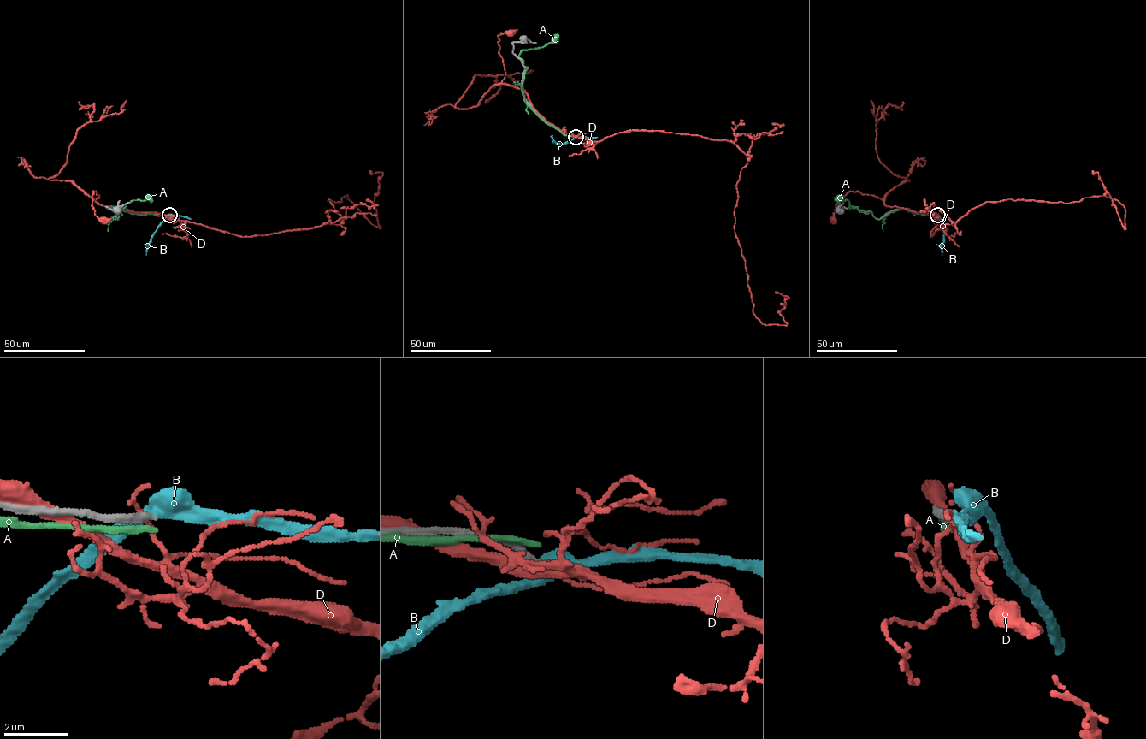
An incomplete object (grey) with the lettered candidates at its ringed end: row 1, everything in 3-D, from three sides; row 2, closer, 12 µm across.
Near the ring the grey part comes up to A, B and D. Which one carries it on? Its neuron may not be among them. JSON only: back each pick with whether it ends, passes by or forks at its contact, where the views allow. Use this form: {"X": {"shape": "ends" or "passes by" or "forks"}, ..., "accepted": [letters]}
{"B": {"shape": "passes by"}, "accepted": ["B"]}

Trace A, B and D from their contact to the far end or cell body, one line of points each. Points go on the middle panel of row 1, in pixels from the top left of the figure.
A: (575, 136), (545, 122), (522, 90), (527, 68), (521, 50), (555, 38)
B: (575, 137), (564, 144), (552, 141)
D: (575, 136), (564, 134), (548, 122), (522, 89), (501, 83), (505, 73), (498, 35), (510, 33)

